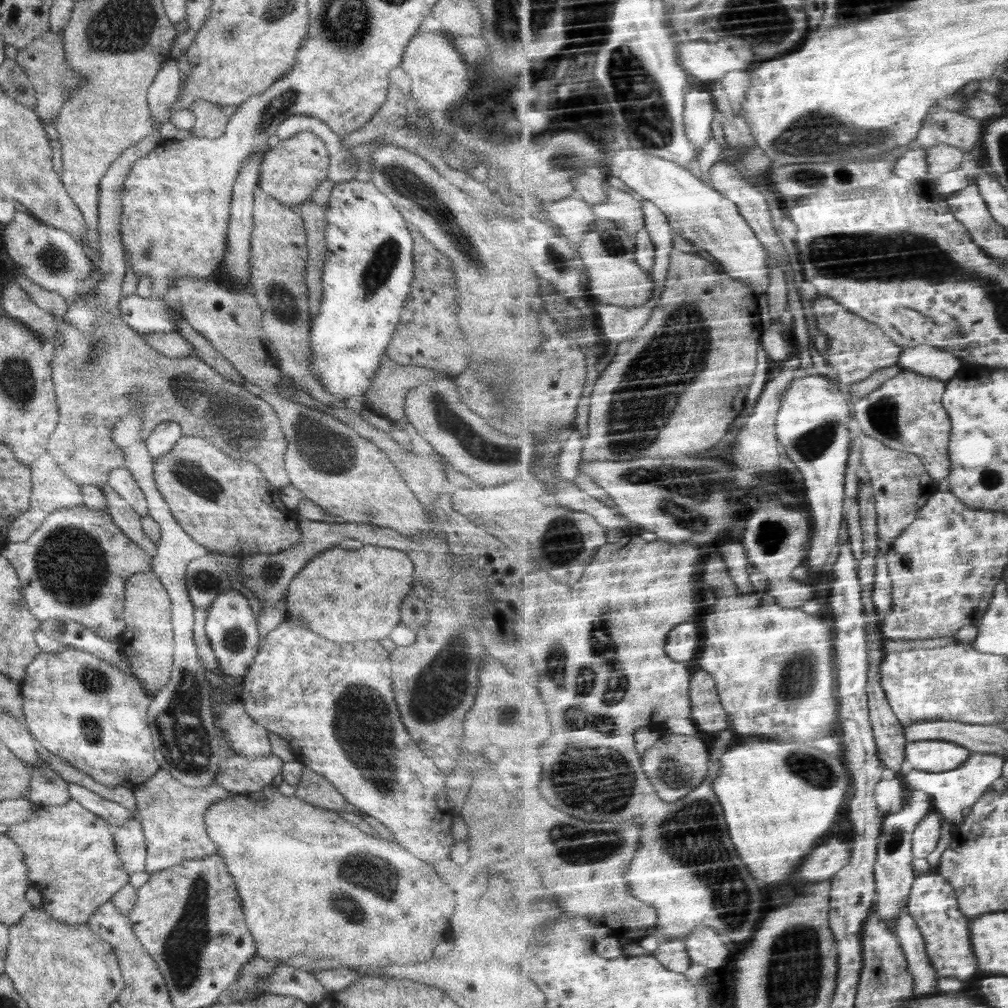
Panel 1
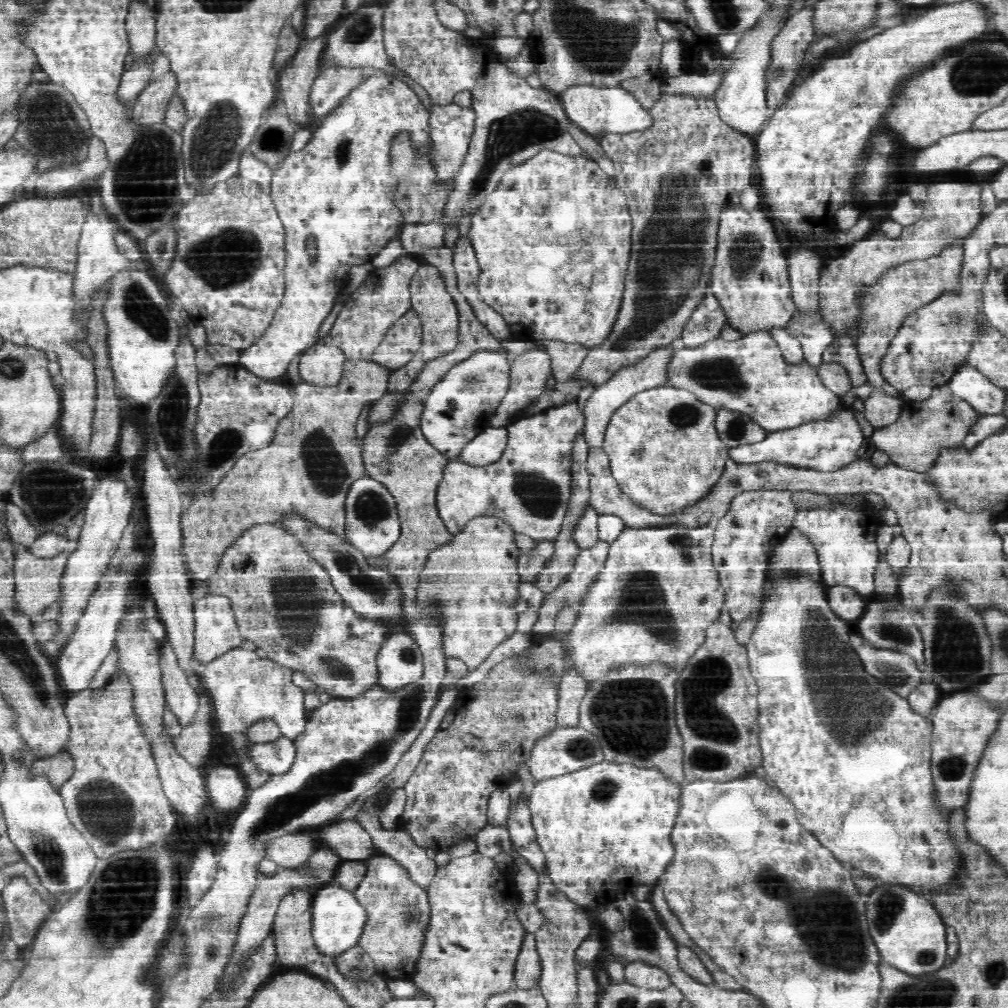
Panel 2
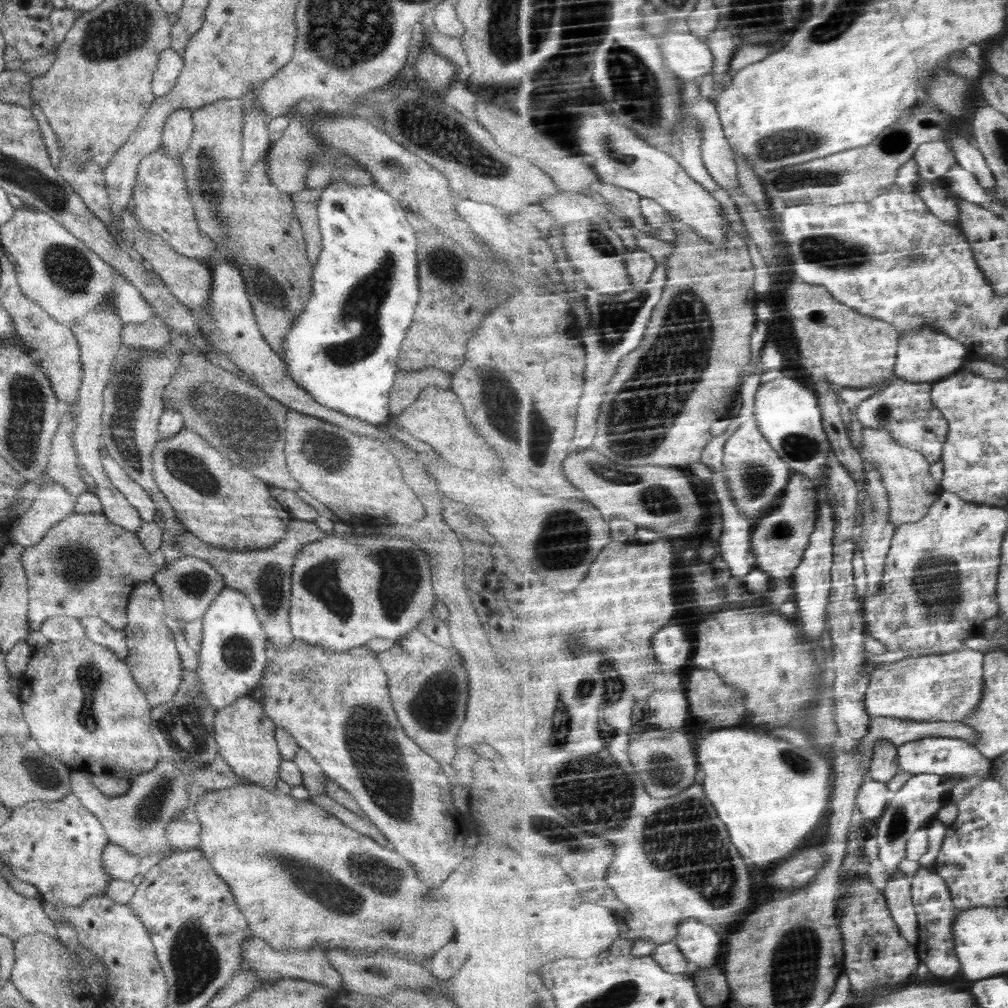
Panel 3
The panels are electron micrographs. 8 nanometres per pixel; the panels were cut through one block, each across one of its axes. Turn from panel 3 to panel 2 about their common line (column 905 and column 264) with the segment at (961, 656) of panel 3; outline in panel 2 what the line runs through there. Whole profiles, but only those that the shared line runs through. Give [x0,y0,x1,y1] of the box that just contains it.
[203,647,306,741]

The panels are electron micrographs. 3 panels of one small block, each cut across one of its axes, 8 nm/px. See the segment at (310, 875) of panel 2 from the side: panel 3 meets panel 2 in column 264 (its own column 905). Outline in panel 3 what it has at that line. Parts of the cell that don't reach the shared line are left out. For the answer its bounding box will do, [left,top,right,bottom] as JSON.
[885,876,920,946]

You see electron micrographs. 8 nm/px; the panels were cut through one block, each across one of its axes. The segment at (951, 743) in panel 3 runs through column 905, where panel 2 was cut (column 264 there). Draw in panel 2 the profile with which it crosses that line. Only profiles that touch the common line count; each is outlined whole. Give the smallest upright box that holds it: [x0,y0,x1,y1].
[239,736,298,776]

